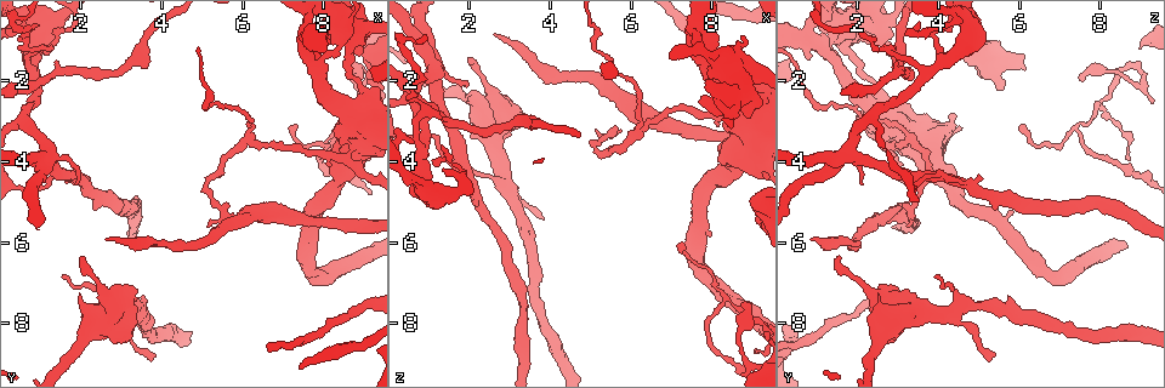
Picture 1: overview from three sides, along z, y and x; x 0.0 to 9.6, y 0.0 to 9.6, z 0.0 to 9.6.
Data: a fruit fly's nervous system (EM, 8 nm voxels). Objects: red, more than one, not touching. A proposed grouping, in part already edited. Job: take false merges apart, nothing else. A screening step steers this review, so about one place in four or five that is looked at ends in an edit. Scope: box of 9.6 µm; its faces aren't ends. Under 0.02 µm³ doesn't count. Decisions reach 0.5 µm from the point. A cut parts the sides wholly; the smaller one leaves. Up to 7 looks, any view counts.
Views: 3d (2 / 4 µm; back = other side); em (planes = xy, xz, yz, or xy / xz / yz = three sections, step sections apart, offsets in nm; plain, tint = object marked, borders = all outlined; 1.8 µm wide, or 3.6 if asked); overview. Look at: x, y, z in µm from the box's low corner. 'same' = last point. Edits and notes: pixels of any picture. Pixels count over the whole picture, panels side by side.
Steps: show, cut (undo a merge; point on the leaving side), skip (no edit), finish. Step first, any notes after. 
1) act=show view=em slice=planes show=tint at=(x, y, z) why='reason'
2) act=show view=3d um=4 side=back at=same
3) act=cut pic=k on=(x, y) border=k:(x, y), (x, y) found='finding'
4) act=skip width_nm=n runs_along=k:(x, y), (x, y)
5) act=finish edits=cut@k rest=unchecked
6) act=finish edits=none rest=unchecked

act=show view=em slice=planes show=tint at=(1.15, 3.75, 1.80) why='sharp bend'

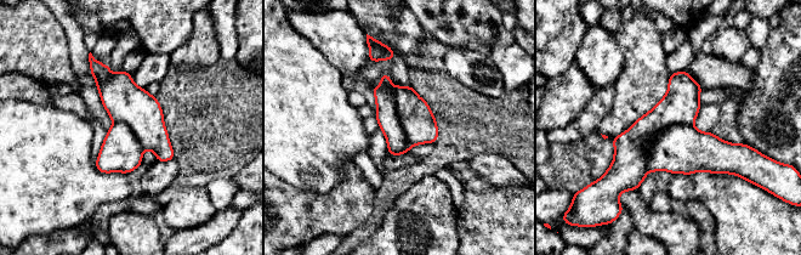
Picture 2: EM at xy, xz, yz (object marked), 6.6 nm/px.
act=skip width_nm=340 found='continuous, no second cell'

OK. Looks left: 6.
act=show view=em slice=planes show=plain at=(1.75, 4.35, 3.85) why='three-way junction'

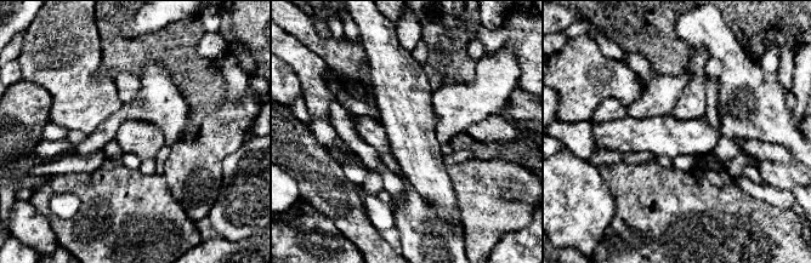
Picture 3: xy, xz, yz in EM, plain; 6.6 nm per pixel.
act=show view=em slice=planes show=tint at=same

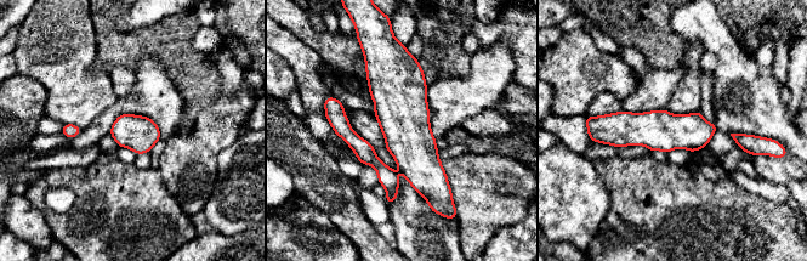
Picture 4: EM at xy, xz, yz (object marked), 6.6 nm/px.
act=skip width_nm=240 found='one cell here'

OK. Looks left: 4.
act=show view=3d um=4 at=(9.00, 2.50, 2.50) why='calibre changes'

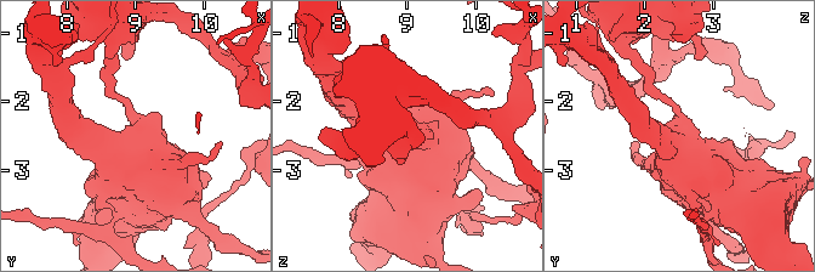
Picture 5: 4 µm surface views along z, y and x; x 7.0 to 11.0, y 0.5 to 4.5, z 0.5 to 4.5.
act=show view=em slice=planes show=tint at=(9.05, 2.55, 2.55) why='shape alone is not enough'

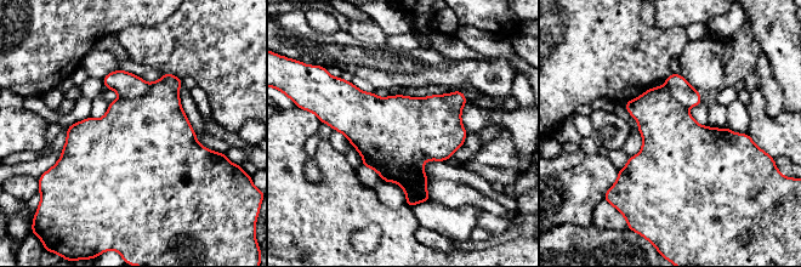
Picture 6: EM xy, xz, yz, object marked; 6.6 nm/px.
act=cut pic=6 on=(125, 84) width_nm=500 border=6:(148, 84), (141, 95), (119, 97) found='two cells meet here'

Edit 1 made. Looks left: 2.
act=finish edits=cut@6 rest=unchecked

